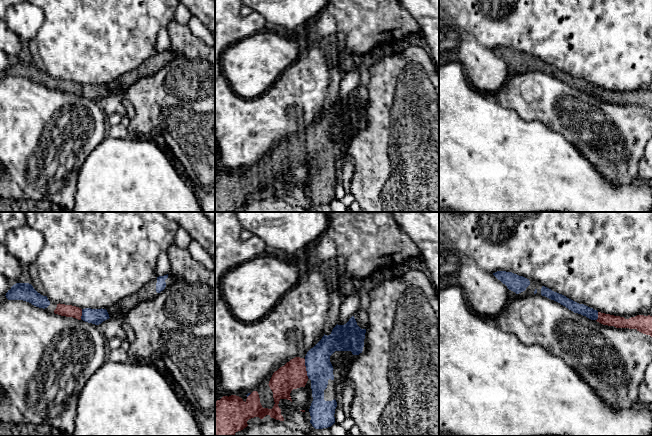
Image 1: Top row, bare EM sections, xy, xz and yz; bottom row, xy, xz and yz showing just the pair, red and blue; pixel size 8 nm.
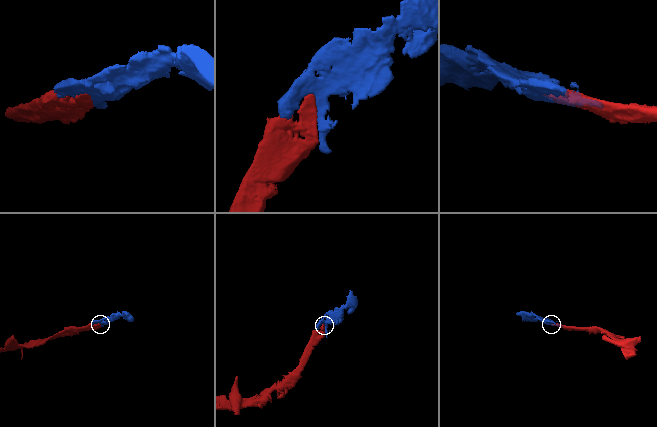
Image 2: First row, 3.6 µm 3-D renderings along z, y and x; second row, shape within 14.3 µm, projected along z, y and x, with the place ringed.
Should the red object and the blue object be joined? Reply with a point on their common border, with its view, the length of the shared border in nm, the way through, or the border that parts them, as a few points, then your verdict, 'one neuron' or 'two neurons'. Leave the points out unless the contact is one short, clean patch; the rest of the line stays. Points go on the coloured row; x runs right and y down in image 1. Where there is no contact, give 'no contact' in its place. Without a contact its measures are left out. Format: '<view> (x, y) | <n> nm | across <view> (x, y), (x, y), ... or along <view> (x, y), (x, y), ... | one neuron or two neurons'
xz (305, 368) | 160 nm | one neuron

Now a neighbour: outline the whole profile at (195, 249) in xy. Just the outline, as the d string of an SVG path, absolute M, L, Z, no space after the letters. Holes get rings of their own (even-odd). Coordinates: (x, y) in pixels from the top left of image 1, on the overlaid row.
M193 239L187 249L190 255L206 269L215 269L214 256L210 255L196 240Z

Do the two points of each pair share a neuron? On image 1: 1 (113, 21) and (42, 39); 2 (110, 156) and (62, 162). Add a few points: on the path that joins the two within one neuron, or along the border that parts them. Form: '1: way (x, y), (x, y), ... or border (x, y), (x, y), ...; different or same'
1: way (95, 29), (83, 39), (60, 39); same
2: border (101, 142), (84, 161), (76, 181); different

